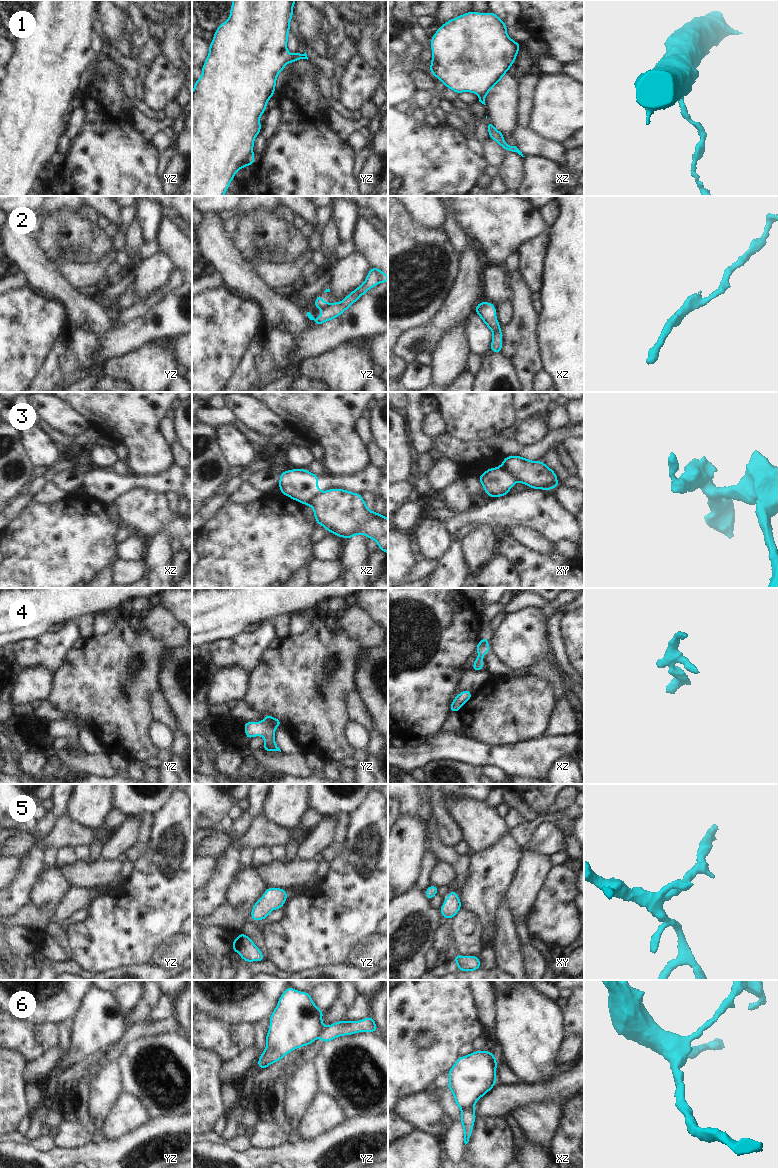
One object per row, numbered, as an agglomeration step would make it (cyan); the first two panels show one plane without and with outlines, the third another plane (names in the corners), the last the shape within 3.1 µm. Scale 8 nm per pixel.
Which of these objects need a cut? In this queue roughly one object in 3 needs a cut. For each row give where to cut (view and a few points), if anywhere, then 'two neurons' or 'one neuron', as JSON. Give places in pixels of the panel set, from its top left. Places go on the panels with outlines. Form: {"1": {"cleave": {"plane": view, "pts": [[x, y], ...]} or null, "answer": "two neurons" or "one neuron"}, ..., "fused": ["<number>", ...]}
{"1": {"cleave": null, "answer": "one neuron"}, "2": {"cleave": {"plane": "yz", "pts": [[331, 303], [321, 310]]}, "answer": "two neurons"}, "3": {"cleave": {"plane": "xy", "pts": [[500, 466], [508, 469], [515, 481]]}, "answer": "two neurons"}, "4": {"cleave": null, "answer": "one neuron"}, "5": {"cleave": null, "answer": "one neuron"}, "6": {"cleave": {"plane": "xz", "pts": [[473, 1107], [465, 1107], [461, 1110]]}, "answer": "two neurons"}, "fused": ["2", "3", "6"]}

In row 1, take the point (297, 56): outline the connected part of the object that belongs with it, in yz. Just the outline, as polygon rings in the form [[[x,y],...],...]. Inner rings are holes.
[[[232,0],[230,17],[224,23],[220,24],[217,30],[214,32],[214,38],[209,45],[209,54],[204,62],[203,67],[201,68],[202,75],[198,80],[196,80],[194,84],[194,90],[192,91],[192,196],[224,196],[225,192],[229,190],[228,187],[231,181],[234,179],[236,172],[248,165],[254,165],[254,162],[256,159],[254,157],[253,147],[254,147],[254,139],[261,131],[260,116],[265,112],[268,100],[271,97],[274,97],[274,91],[276,90],[275,86],[276,86],[276,80],[277,80],[278,74],[286,67],[287,63],[294,63],[300,59],[308,60],[306,52],[304,54],[300,54],[297,51],[295,54],[291,55],[287,49],[288,34],[290,30],[290,21],[292,20],[292,16],[293,16],[292,8],[295,5],[295,2],[296,0]]]

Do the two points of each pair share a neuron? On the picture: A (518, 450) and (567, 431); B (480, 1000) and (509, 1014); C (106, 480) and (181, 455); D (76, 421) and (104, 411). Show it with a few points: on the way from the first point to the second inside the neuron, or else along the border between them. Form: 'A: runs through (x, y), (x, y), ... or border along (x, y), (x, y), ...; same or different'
A: runs through (530, 450), (539, 450), (555, 437); same
B: border along (493, 990), (495, 1008), (494, 1030); different
C: border along (176, 462), (181, 466); different
D: border along (69, 402), (90, 421), (91, 427); different

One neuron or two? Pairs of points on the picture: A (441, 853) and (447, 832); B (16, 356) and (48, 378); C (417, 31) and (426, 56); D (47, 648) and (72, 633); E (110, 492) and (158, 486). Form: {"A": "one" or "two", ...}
{"A": "two", "B": "two", "C": "one", "D": "one", "E": "one"}

